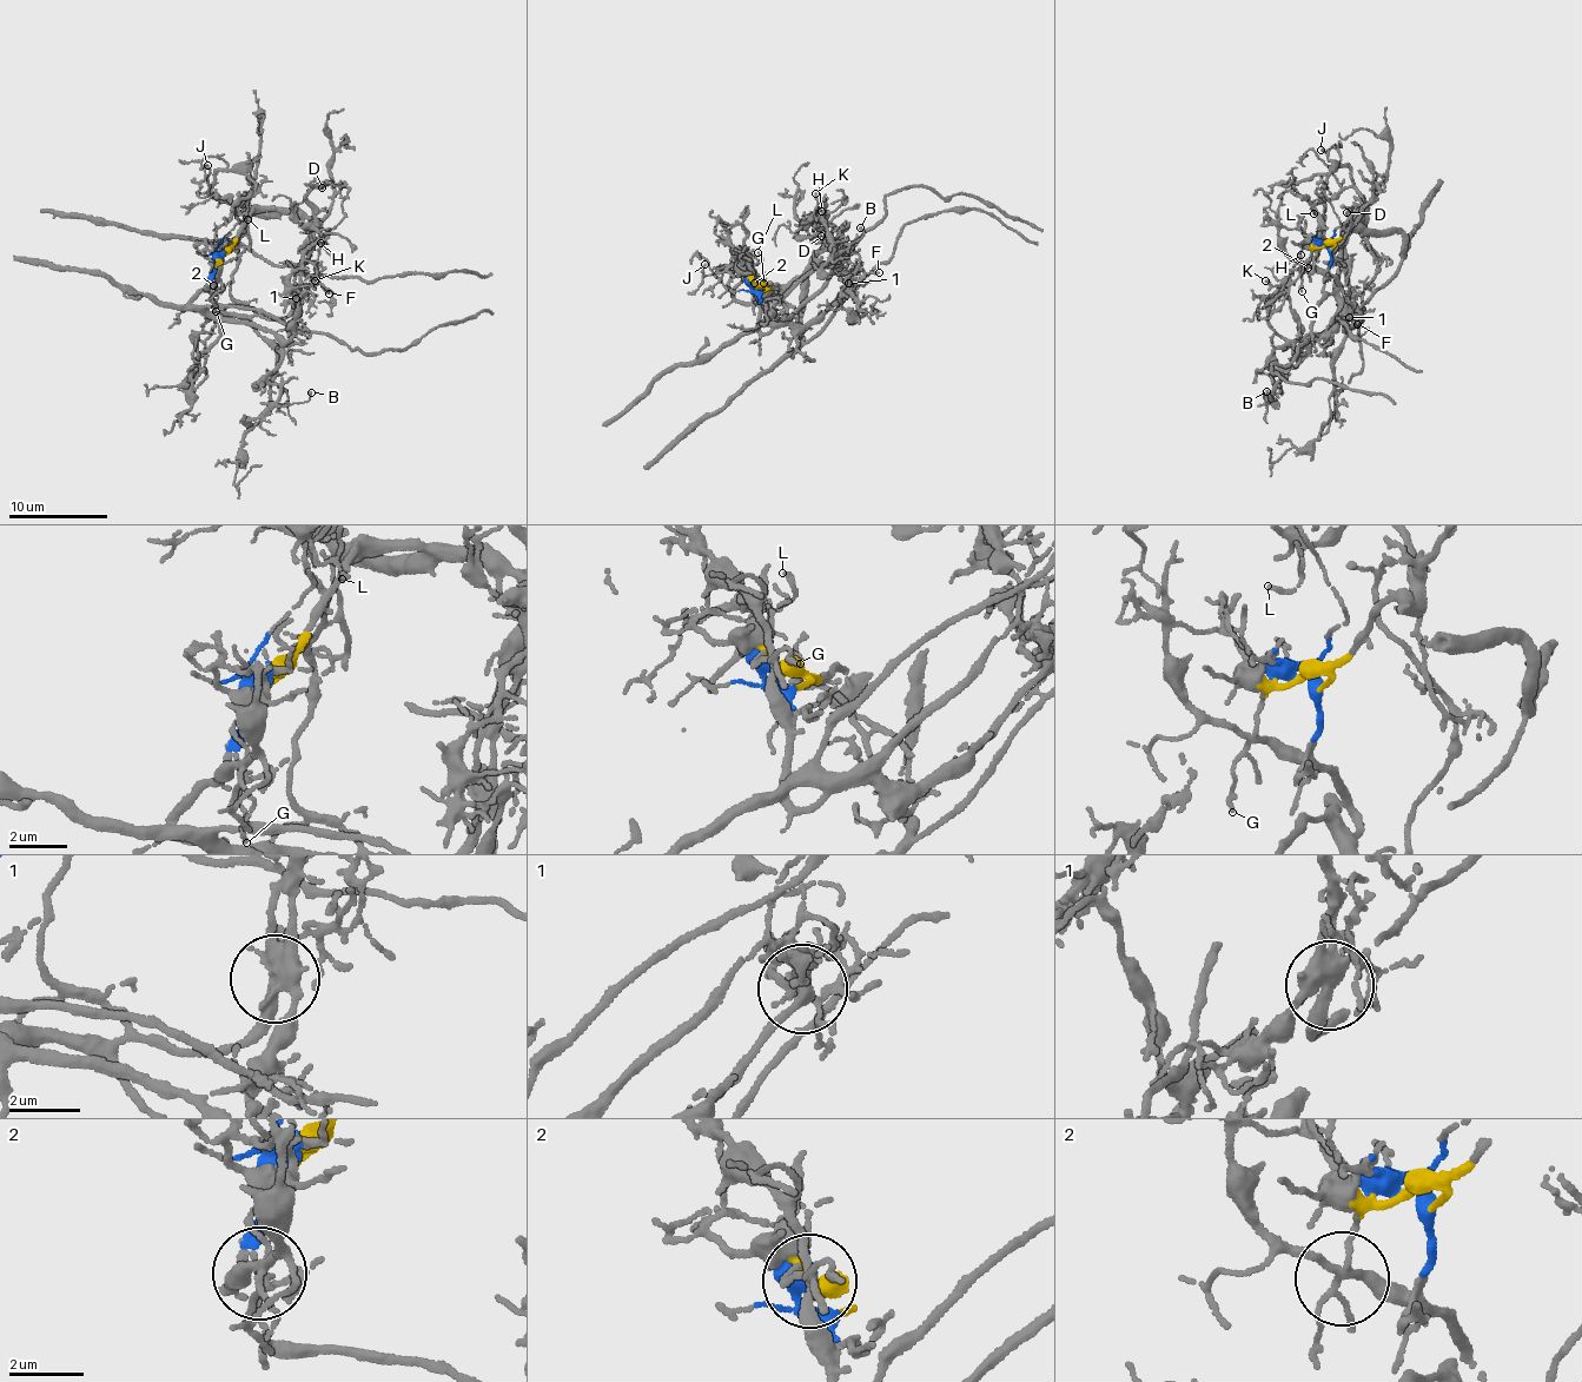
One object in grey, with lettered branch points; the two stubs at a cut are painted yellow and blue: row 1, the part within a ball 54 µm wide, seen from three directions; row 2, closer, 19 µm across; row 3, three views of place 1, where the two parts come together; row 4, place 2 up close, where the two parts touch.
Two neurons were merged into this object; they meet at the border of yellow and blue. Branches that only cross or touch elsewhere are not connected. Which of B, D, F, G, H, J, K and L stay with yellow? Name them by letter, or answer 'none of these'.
D, H, J, K, L

